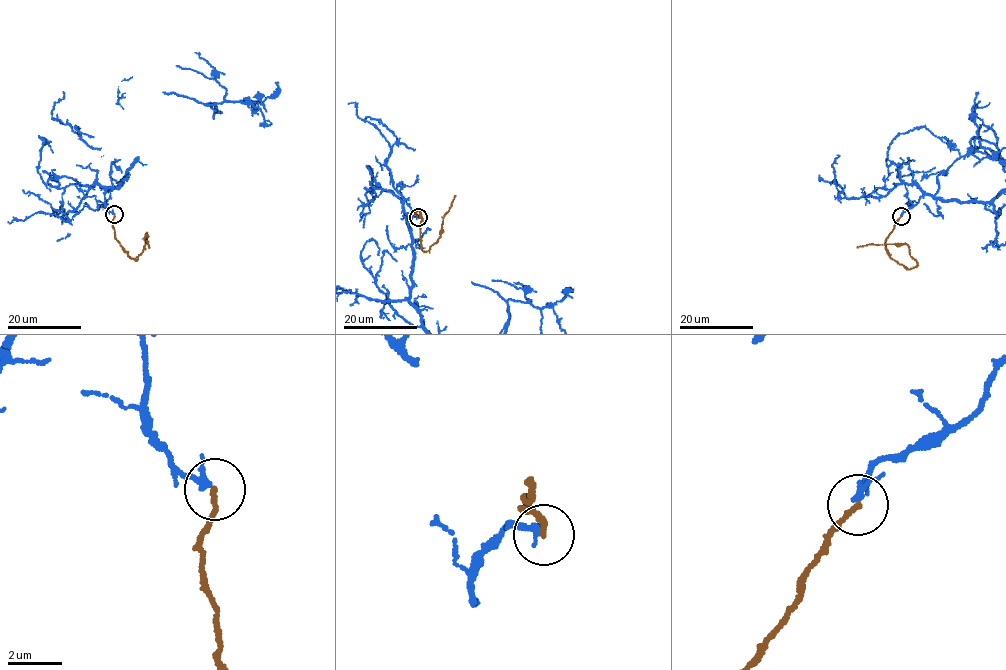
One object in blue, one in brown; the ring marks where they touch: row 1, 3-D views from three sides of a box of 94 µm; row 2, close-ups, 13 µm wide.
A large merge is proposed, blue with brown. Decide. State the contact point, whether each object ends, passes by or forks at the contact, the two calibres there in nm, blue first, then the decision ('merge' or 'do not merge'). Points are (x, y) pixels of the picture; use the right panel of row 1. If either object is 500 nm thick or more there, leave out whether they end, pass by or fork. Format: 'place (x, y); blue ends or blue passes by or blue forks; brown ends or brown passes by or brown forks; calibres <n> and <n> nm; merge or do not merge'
place (901, 216); blue passes by; brown ends; calibres 190 and 190 nm; do not merge

